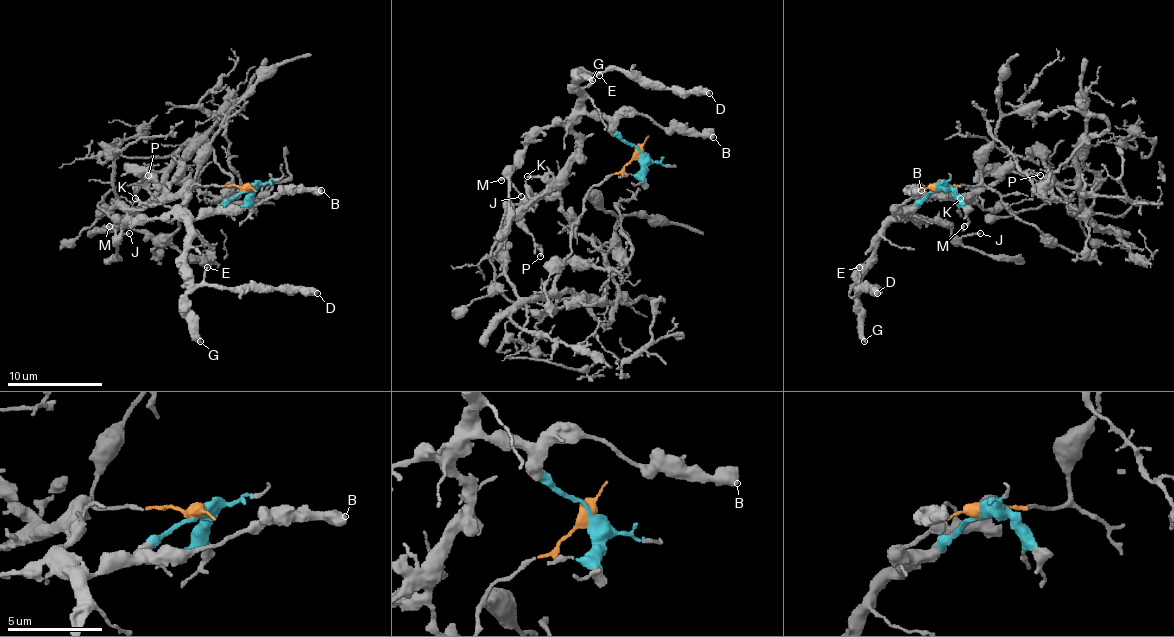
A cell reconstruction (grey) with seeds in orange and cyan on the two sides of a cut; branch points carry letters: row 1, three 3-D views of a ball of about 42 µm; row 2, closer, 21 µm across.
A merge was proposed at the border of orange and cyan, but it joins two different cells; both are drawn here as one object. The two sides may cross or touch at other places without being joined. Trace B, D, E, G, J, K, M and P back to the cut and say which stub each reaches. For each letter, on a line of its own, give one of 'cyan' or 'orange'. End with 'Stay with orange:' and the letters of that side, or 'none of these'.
B: cyan
D: cyan
E: cyan
G: cyan
J: cyan
K: cyan
M: cyan
P: cyan
Stay with orange: none of these

